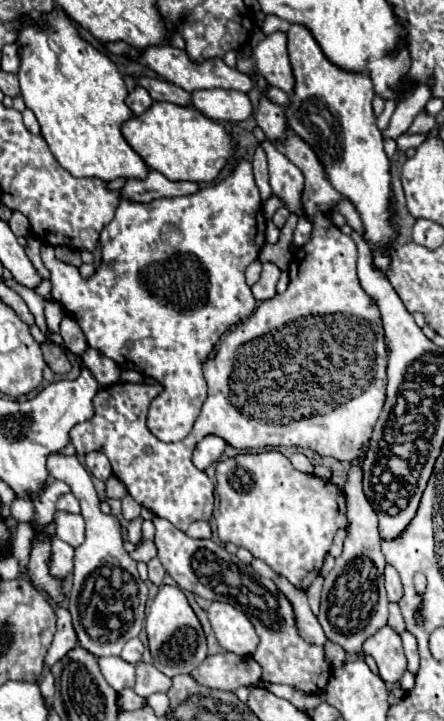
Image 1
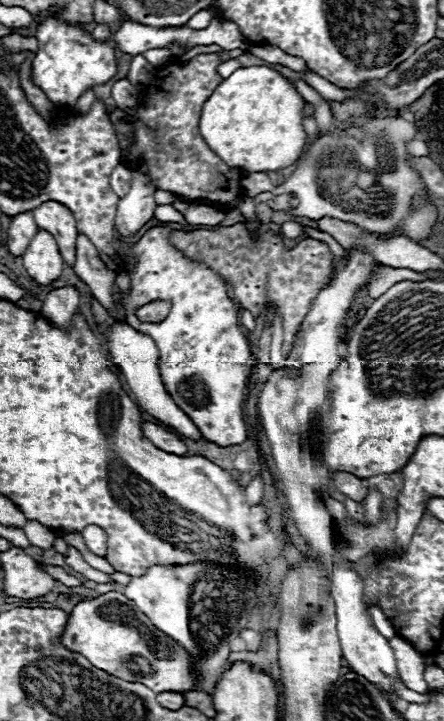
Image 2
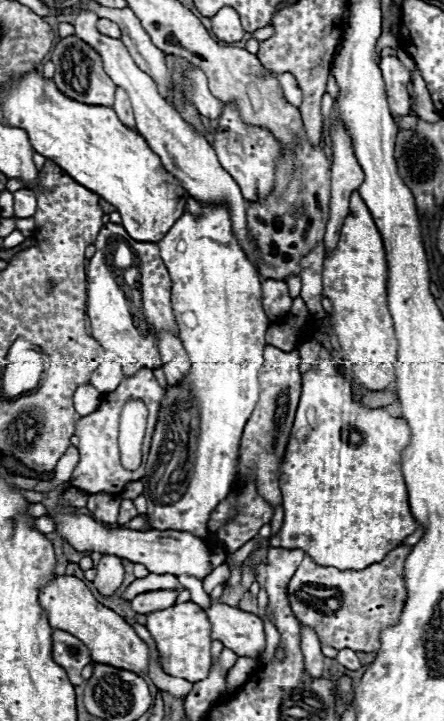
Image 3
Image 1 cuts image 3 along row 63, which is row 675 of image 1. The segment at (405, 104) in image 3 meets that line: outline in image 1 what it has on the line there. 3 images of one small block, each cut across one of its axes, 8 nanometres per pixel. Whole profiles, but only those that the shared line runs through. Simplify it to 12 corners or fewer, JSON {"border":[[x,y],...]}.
{"border":[[388,624],[366,638],[362,654],[376,660],[384,682],[406,670],[400,634]]}

